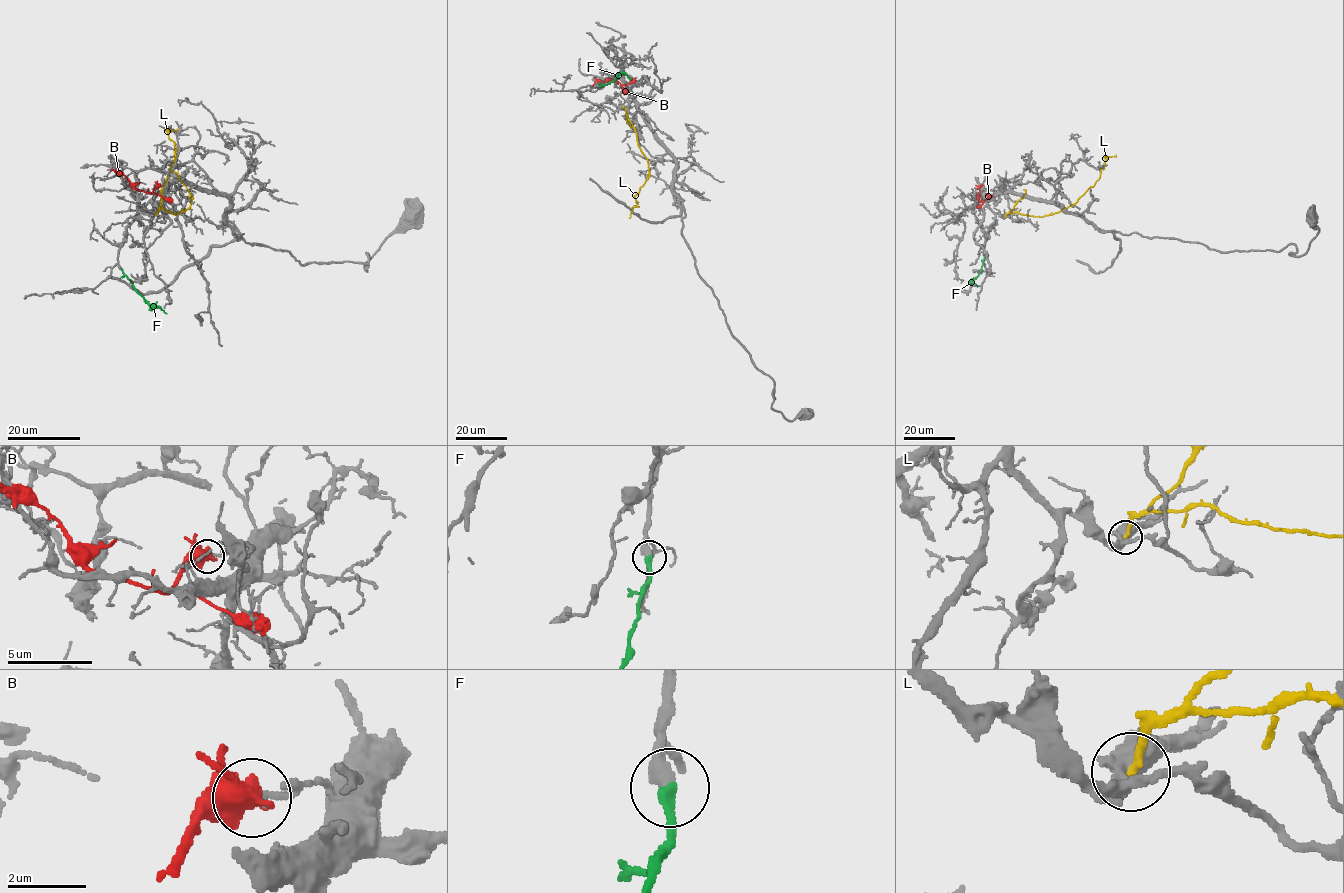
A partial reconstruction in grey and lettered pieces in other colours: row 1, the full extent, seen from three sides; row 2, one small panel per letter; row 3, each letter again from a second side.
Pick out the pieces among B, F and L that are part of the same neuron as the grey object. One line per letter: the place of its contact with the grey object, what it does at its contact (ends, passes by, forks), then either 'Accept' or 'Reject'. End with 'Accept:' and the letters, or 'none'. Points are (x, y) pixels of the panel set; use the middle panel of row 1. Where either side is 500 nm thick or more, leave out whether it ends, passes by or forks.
B: Touches grey at (626, 92). Reject
F: Touches grey at (599, 86). It ends there. Accept
L: Touches grey at (623, 107). Reject
Accept: F

